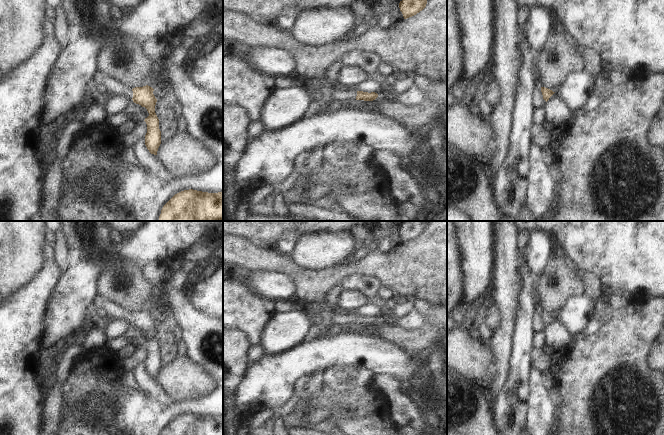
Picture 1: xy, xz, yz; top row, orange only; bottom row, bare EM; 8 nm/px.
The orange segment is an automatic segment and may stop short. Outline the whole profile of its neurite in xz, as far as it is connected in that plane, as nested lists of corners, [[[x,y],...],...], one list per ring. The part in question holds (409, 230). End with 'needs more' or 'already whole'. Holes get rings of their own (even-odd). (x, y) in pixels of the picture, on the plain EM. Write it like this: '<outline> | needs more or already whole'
[[[405,221],[399,227],[404,243],[412,241],[422,235],[427,228],[426,221]]] | already whole

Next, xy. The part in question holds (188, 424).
[[[184,414],[175,418],[161,435],[223,435],[223,417]]] | already whole

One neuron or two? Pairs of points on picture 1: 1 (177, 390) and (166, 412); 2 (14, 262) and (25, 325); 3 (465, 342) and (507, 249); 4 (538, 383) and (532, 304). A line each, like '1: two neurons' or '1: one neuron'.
1: two neurons
2: two neurons
3: two neurons
4: two neurons

